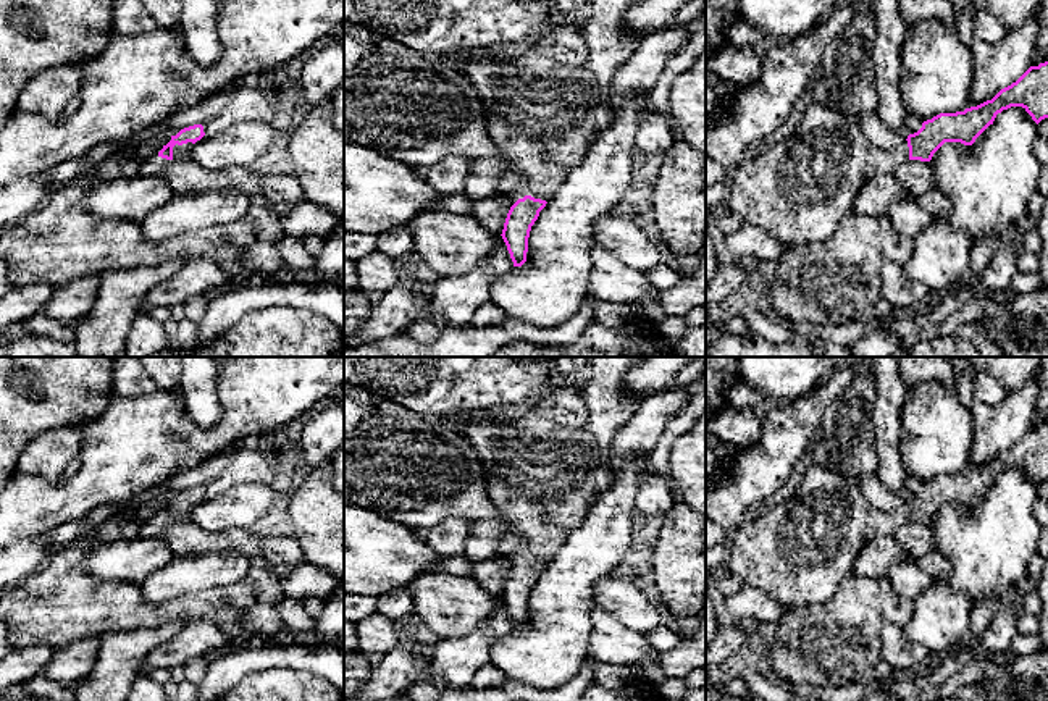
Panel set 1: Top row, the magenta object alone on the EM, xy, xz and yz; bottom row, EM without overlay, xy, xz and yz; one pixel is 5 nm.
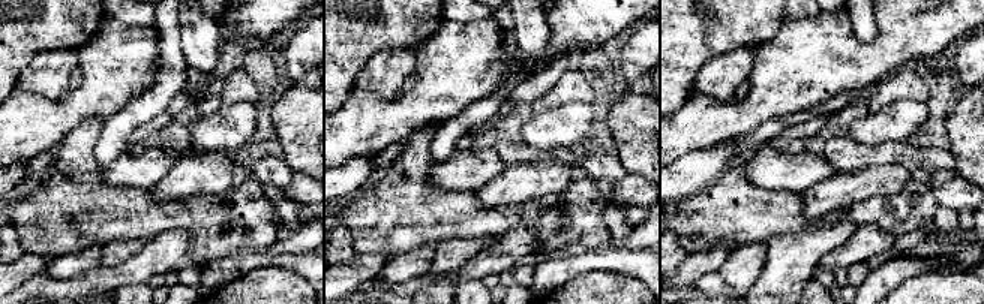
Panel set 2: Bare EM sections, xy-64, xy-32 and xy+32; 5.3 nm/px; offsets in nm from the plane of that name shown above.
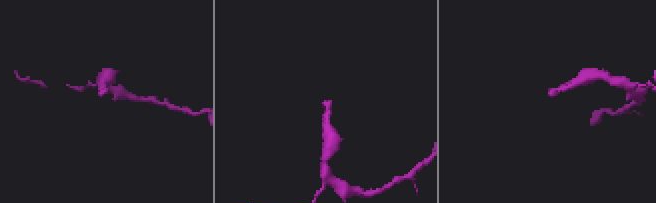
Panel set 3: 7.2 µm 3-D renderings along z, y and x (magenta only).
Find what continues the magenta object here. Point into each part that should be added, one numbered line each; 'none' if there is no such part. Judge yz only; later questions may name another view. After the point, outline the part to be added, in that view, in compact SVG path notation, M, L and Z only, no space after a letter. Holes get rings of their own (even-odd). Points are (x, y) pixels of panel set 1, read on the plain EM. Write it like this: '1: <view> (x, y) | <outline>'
1: yz (796, 553) | M812 464L806 467L801 486L791 499L761 515L746 517L730 533L725 569L738 577L744 586L762 591L785 609L827 602L836 593L840 583L853 575L853 564L861 548L878 536L895 536L908 522L908 502L895 512L883 512L866 499L859 485L854 485L824 465Z

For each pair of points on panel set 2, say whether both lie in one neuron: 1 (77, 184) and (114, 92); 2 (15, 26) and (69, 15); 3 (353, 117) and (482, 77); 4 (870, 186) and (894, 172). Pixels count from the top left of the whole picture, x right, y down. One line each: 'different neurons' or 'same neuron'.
1: different neurons
2: same neuron
3: same neuron
4: same neuron

